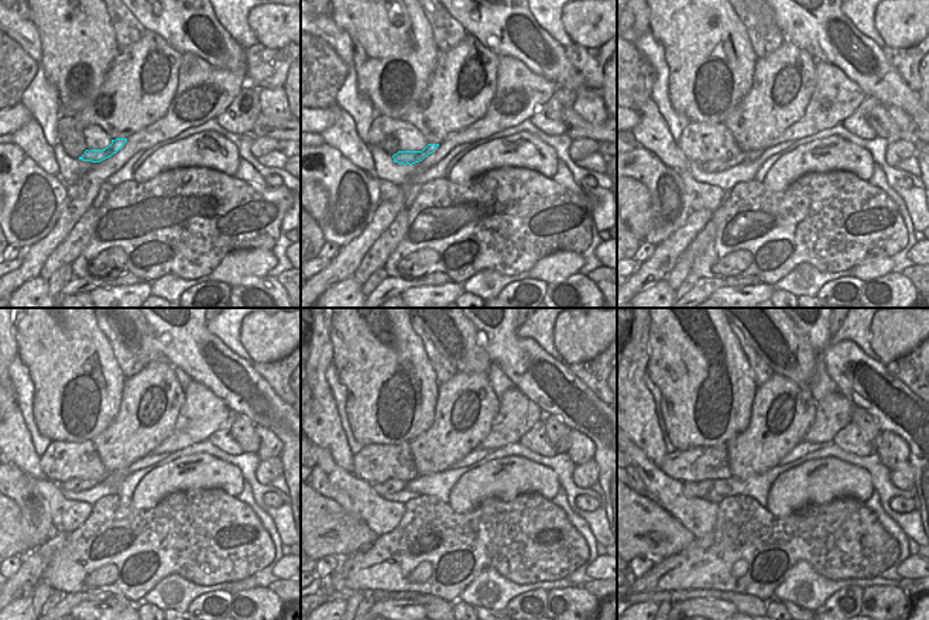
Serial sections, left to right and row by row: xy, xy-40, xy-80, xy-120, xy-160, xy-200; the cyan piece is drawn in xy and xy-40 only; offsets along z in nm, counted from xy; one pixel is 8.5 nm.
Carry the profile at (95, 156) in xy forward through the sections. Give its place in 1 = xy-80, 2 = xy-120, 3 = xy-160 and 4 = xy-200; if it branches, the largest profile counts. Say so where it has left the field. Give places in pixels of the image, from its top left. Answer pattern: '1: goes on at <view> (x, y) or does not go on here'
1: goes on at xy-80 (710, 165)
2: goes on at xy-120 (75, 485)
3: goes on at xy-160 (391, 486)
4: goes on at xy-200 (698, 489)

